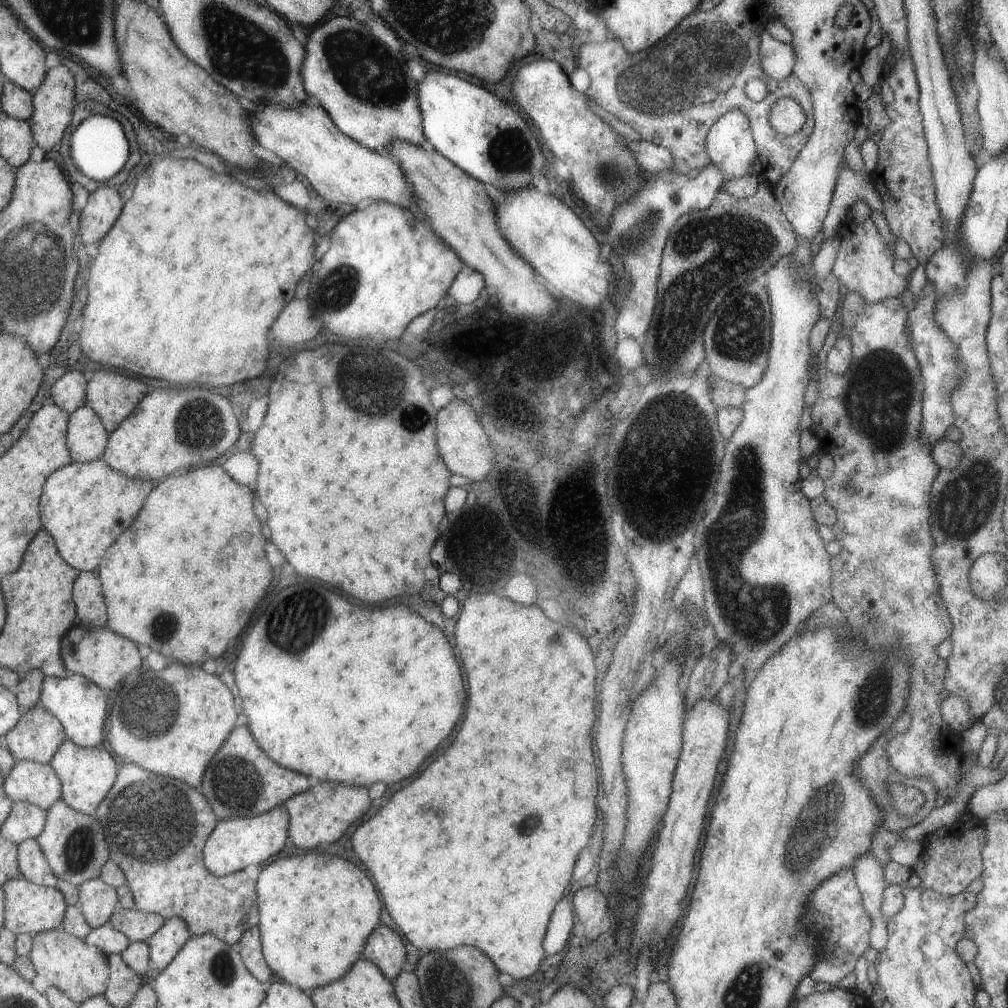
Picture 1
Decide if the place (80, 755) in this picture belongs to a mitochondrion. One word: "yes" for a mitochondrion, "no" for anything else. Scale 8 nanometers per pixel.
no

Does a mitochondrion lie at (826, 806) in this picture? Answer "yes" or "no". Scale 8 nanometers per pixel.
yes

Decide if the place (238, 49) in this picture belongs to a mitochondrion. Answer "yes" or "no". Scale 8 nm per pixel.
yes

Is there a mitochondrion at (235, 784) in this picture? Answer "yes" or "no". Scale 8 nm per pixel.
yes

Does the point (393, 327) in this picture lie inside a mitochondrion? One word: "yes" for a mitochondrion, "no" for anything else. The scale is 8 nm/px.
no

